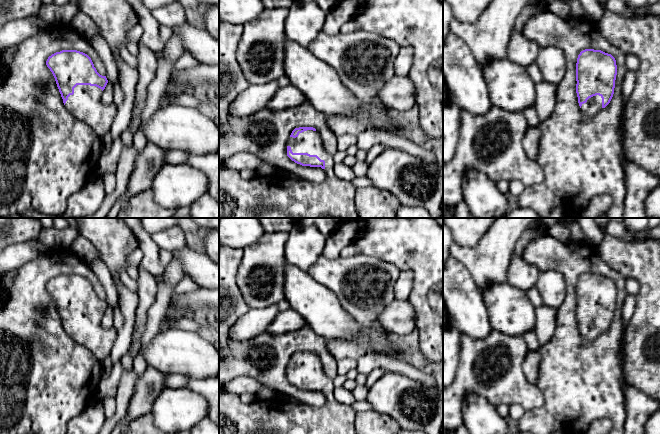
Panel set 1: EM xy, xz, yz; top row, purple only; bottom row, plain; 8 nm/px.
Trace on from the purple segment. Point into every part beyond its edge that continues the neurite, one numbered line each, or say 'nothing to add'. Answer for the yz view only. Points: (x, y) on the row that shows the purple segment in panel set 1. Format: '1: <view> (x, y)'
1: yz (593, 105)

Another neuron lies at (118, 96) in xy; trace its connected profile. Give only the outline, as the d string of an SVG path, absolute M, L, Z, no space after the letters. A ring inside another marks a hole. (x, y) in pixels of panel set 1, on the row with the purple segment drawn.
M118 80L113 88L113 104L119 108L124 101L124 93Z

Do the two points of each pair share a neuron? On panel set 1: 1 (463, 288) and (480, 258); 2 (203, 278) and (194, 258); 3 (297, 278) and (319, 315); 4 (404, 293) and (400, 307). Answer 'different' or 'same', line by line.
1: different
2: same
3: same
4: different

